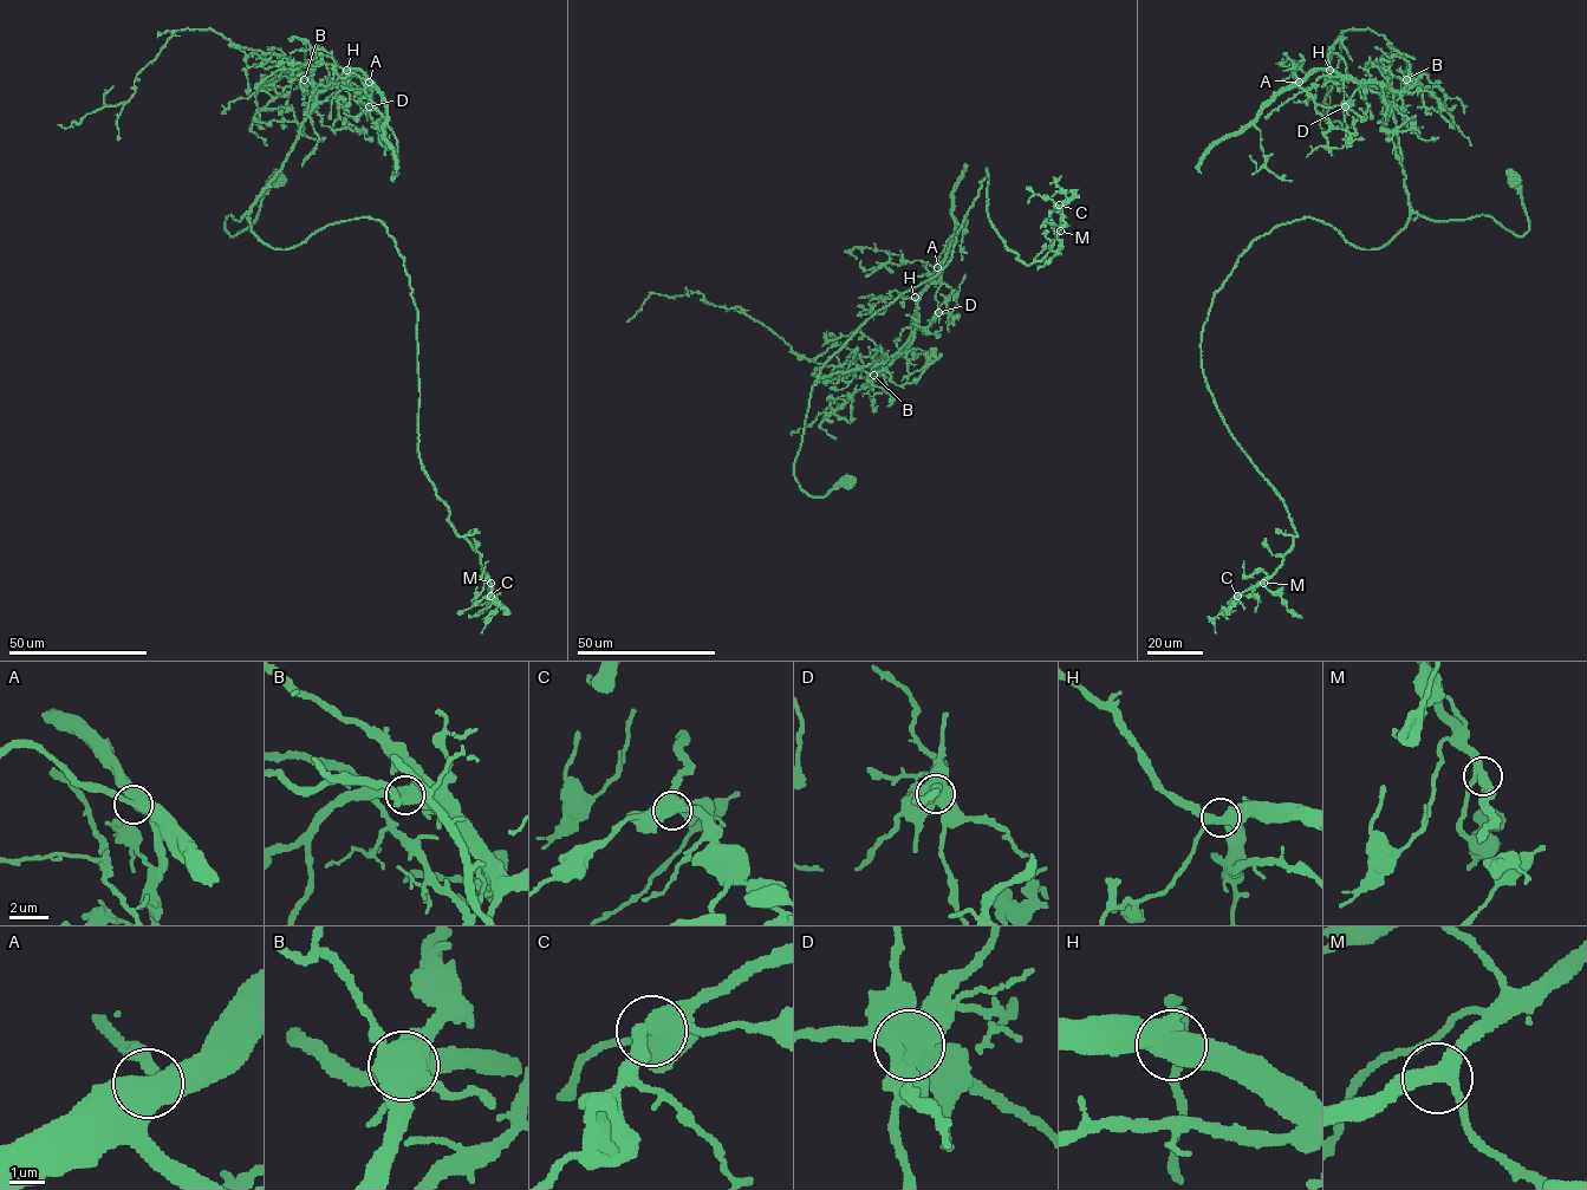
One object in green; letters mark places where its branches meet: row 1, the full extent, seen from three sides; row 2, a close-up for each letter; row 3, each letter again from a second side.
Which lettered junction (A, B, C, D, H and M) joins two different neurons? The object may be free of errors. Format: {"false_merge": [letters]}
{"false_merge": ["D"]}

